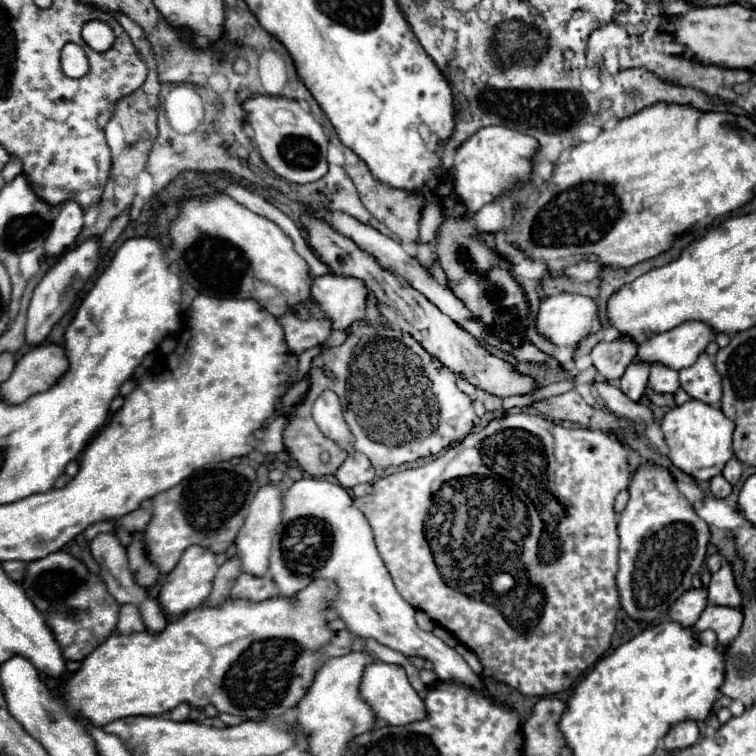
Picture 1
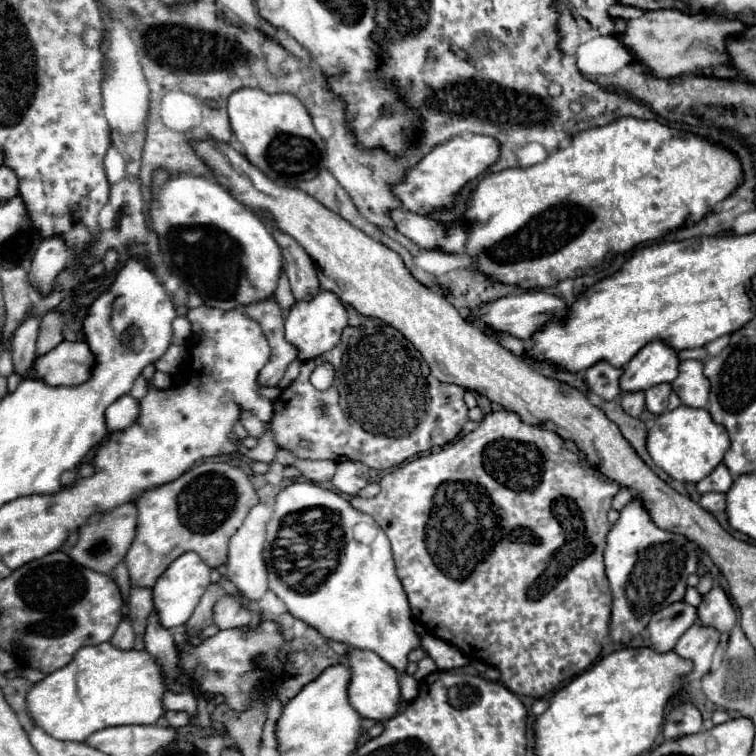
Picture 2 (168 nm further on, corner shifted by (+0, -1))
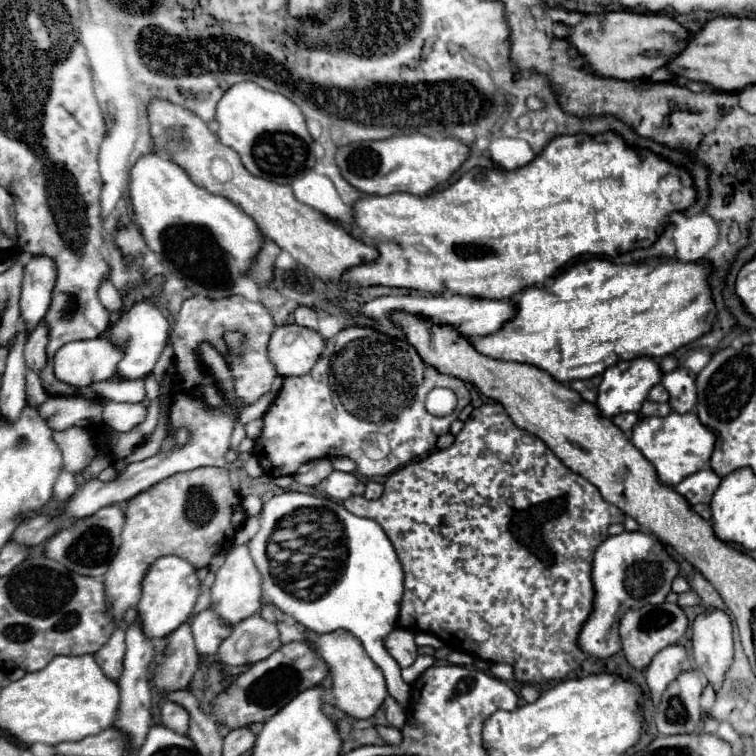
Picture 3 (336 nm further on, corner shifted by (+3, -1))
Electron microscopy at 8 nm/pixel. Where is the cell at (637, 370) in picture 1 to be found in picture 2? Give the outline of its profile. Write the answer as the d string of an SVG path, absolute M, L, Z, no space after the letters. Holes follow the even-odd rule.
M623 393L621 395L621 407L627 415L639 417L645 407L645 395L643 393Z

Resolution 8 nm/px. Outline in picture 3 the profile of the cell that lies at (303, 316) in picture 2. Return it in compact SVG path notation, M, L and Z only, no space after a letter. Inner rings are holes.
M298 323L276 327L268 345L270 361L282 377L308 373L322 357L324 349L326 339L318 331Z

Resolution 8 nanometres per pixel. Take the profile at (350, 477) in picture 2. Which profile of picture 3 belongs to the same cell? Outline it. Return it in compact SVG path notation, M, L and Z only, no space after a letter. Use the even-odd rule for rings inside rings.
M334 471L330 477L326 477L318 485L318 491L326 493L328 497L332 497L336 501L346 501L352 495L362 495L364 493L364 483L354 473Z

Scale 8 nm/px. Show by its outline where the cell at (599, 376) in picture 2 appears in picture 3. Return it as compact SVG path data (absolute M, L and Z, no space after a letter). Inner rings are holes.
M592 377L592 379L582 379L582 381L572 381L570 387L576 389L586 401L590 403L596 403L596 397L598 397L598 385L600 385L602 377Z

